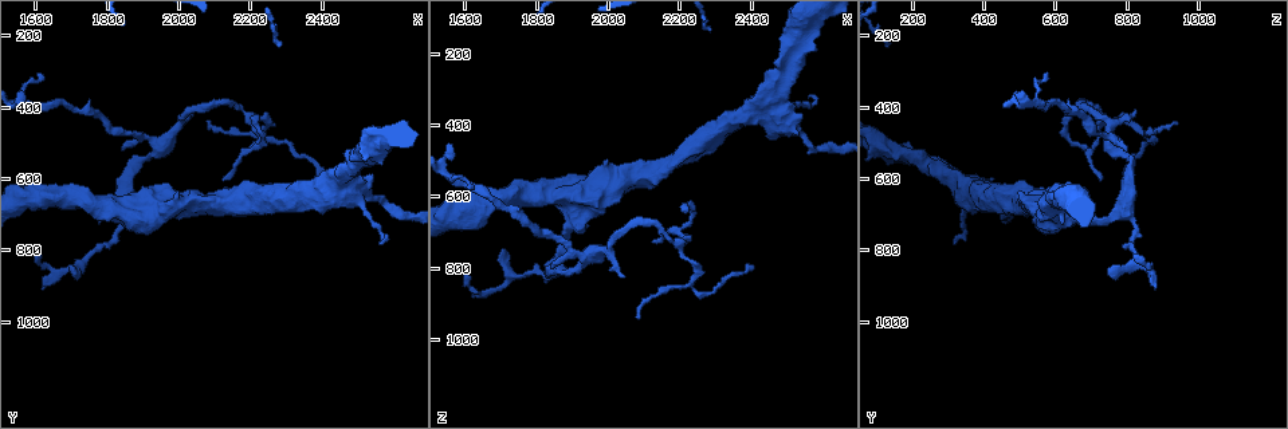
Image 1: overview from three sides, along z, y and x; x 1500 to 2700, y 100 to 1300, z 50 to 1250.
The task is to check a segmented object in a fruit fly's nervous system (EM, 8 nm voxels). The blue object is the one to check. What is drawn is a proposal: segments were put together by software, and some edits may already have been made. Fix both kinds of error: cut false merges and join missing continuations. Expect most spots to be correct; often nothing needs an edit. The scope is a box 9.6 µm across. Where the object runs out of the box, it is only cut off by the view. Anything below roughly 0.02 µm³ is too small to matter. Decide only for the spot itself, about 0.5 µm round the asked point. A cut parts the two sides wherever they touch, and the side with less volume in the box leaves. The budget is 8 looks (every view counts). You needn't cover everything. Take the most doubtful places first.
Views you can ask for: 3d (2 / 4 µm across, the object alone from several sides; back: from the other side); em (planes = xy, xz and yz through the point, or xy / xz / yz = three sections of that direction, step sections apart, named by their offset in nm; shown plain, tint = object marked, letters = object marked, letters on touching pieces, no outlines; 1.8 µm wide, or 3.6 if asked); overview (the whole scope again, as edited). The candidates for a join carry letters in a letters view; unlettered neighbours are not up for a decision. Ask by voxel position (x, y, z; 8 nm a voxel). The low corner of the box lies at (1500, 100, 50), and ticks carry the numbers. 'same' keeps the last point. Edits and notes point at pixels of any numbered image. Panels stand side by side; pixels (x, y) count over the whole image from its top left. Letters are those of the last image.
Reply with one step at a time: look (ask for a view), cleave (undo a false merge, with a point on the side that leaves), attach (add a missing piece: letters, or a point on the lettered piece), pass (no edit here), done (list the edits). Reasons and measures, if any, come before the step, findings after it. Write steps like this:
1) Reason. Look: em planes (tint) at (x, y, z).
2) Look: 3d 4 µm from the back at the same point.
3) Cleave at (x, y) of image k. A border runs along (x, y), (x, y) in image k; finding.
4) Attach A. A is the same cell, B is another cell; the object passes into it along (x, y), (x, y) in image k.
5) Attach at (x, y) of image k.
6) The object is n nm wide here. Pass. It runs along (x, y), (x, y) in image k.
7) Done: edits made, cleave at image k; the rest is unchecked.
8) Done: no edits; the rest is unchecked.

Branch point. Look: em 3.6 µm planes (letters) at (2490, 630, 390).

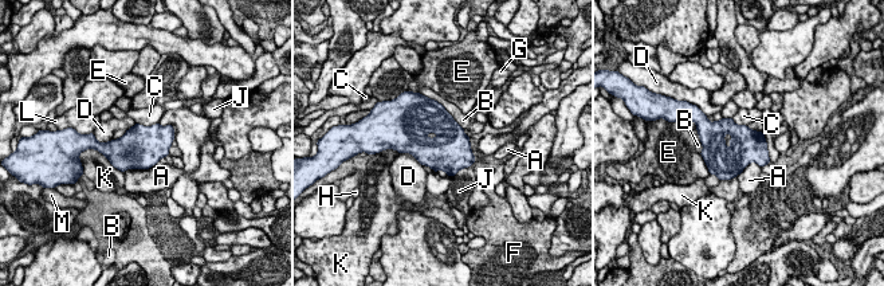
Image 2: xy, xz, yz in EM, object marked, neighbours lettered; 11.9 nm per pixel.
Pass. A, B, C, D, E, F, G, H, J, K, L and M are other cells; one neuron here.

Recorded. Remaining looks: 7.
A fork. Look: em yz step 16 (tint) at (1940, 520, 770).

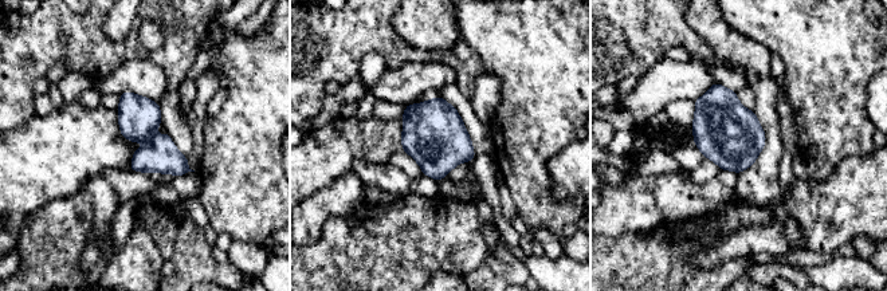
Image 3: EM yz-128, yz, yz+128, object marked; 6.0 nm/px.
See the neighbours. Look: em yz step 16 (letters) at the same point.

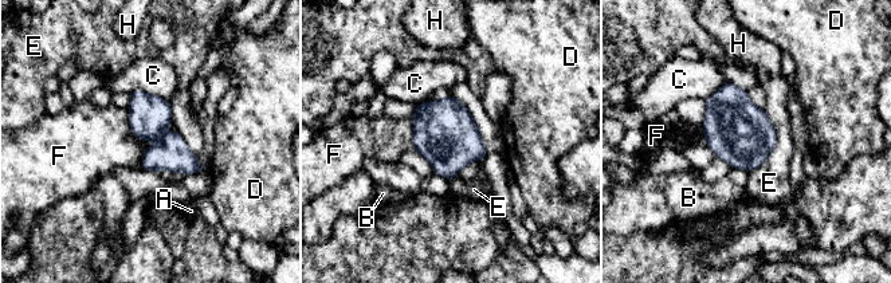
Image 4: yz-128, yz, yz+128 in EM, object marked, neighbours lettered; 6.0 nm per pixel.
Pass. A, B, C, D, E, F and H are other cells; a border runs along (128, 109), (159, 142), (141, 168) in image 4; one neuron here.

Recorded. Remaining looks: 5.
Look: 3d 4 µm at (1990, 630, 500).

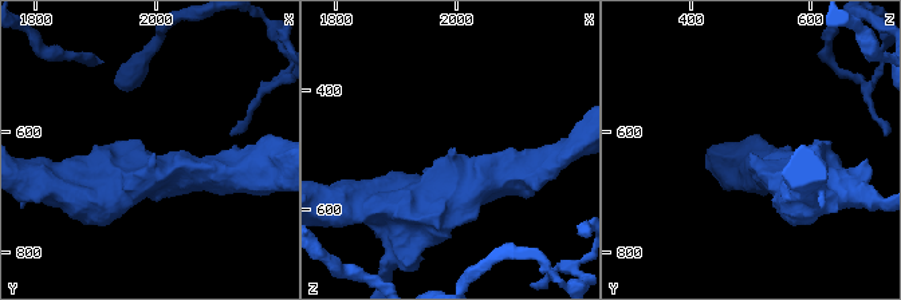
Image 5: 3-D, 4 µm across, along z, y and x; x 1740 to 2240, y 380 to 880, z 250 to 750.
Shape alone is not enough. Look: em yz step 4 (letters) at (2000, 635, 495).

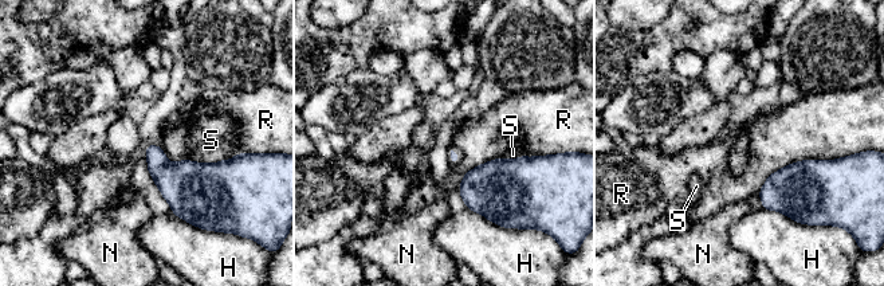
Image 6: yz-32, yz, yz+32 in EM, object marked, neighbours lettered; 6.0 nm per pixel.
Another direction. Look: em planes (letters) at the same point.

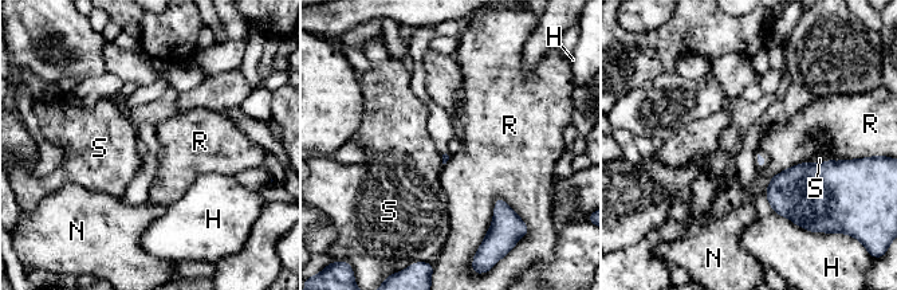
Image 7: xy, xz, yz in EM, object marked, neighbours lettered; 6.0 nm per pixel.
Pass. H, N, R and S are other cells; a border runs along (502, 198), (495, 202), (484, 235) in image 7; no lettered piece goes on from it.

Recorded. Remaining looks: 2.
Done: no edits; the rest is unchecked.

